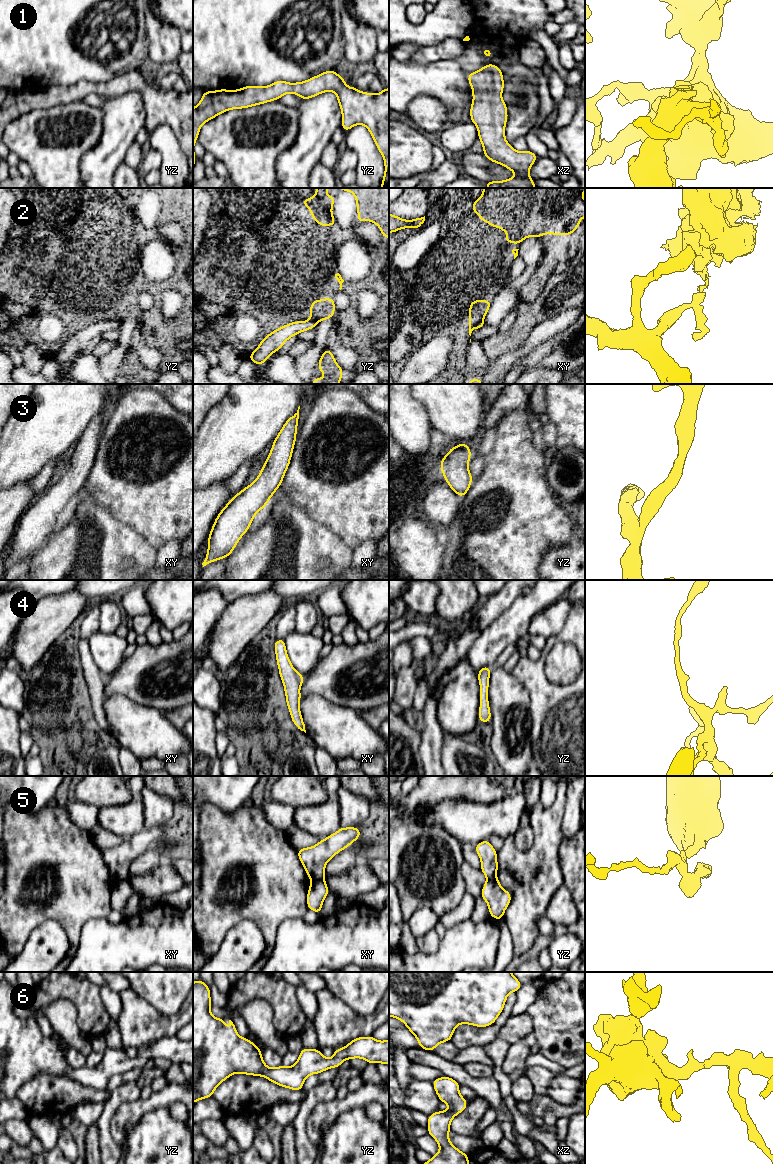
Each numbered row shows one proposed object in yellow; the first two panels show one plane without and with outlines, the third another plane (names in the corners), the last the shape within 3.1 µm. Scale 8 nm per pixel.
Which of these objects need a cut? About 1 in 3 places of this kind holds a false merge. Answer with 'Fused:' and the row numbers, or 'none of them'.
Fused: 2, 5

